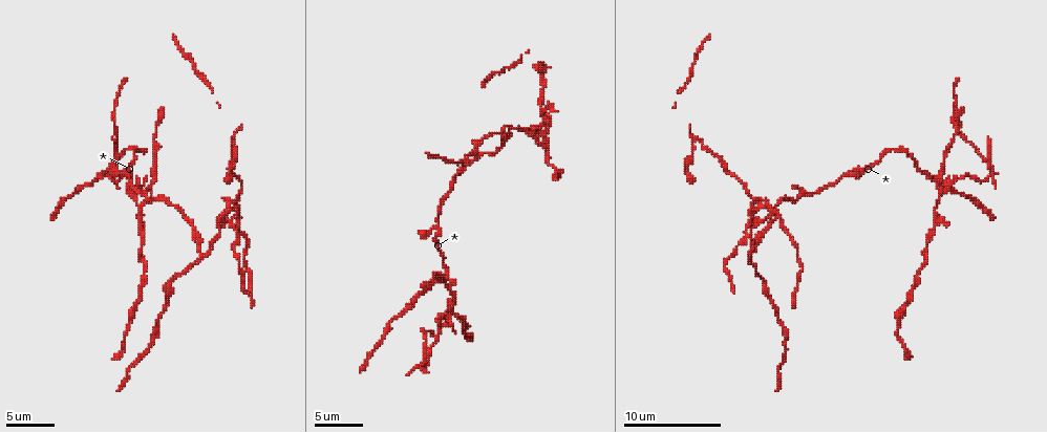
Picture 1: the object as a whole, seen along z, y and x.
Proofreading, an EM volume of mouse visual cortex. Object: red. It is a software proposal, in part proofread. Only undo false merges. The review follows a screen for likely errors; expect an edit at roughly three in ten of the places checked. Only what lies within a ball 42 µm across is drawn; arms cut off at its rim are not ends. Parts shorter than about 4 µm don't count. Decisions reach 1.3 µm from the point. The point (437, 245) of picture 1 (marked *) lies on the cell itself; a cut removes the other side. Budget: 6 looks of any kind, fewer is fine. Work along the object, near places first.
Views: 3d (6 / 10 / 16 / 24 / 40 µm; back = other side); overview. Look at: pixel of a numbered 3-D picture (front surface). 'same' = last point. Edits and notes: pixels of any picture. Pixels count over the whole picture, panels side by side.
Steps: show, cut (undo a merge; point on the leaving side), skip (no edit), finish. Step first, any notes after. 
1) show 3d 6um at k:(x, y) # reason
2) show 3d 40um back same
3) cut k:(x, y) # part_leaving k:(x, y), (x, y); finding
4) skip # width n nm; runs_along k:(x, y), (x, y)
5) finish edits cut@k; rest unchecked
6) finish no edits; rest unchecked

show 3d 10um at 1:(130, 173) # thick turns thin

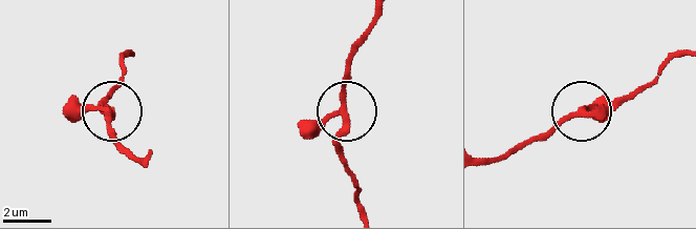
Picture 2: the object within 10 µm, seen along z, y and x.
skip # width 220 nm; continuous, no second cell

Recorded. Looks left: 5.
show 3d 10um at 1:(206, 254) # three arms meet

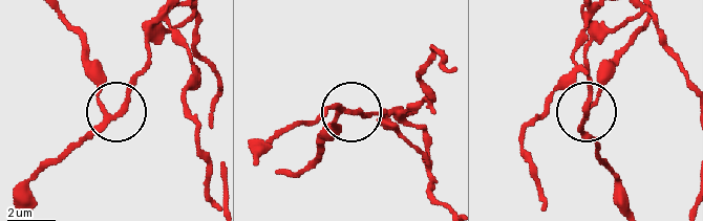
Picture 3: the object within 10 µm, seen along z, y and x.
show 3d 10um back at 3:(351, 111)

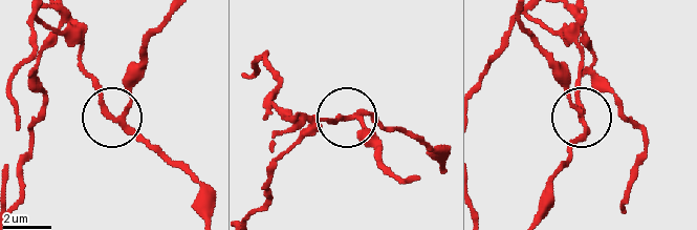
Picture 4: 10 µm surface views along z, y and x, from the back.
cut 4:(146, 146) # arms 3; part_leaving 4:(123, 120), (193, 181), (200, 216); two cells meet here

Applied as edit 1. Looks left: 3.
show overview

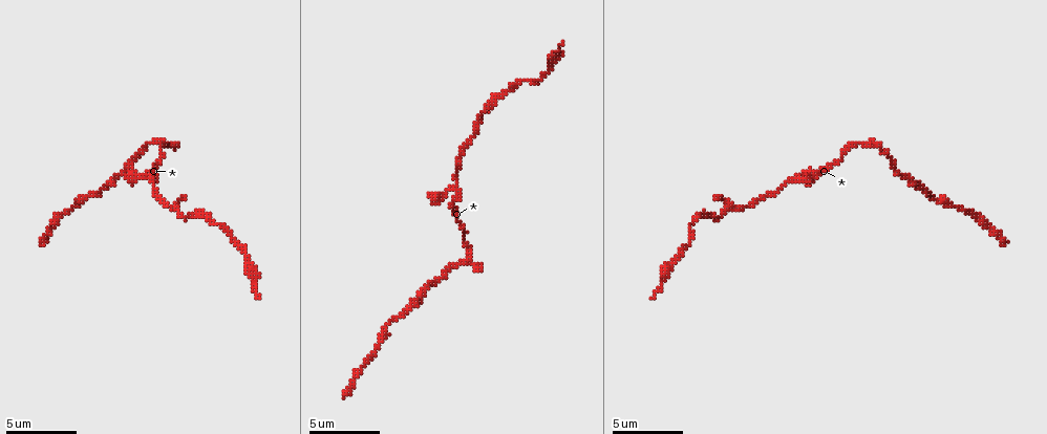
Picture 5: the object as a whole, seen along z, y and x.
show 3d 16um at 5:(485, 113) # narrows sharply

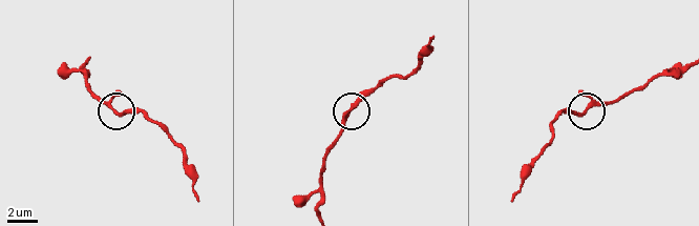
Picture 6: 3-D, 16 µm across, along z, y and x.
show 3d 16um back at 6:(350, 110)

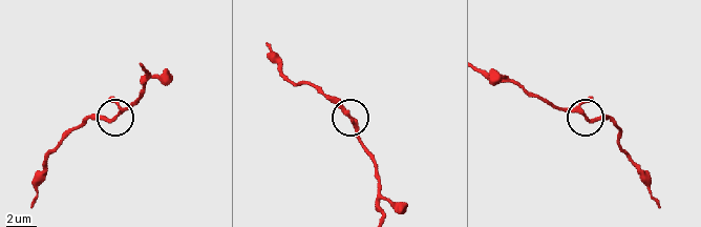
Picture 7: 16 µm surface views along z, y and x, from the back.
skip # width 190 nm; runs_along 7:(485, 73), (514, 80), (559, 107), (611, 120); all the same cell

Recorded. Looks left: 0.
finish edits cut@4; rest unchecked

